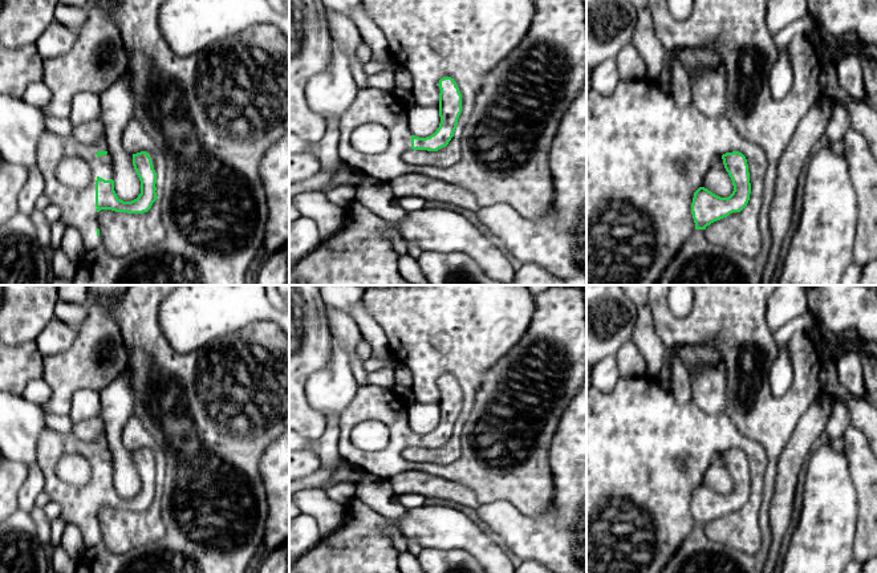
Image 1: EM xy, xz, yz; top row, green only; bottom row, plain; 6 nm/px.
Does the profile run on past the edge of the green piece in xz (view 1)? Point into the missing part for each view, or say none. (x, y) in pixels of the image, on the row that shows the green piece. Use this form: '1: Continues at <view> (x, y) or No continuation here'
1: Continues at xz (519, 64)

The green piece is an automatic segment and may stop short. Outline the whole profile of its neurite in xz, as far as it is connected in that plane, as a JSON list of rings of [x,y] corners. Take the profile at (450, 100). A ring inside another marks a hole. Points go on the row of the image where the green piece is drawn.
[[[362,0],[362,3],[370,19],[383,32],[391,60],[413,76],[411,93],[415,105],[438,107],[440,123],[430,137],[415,137],[407,126],[407,109],[391,92],[362,89],[340,118],[341,163],[382,182],[407,174],[427,175],[470,190],[480,206],[507,203],[529,220],[548,216],[555,204],[551,146],[564,114],[586,84],[585,0]],[[368,123],[378,123],[387,129],[386,151],[371,155],[352,146],[352,133]]]

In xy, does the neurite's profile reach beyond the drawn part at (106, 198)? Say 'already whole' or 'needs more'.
needs more

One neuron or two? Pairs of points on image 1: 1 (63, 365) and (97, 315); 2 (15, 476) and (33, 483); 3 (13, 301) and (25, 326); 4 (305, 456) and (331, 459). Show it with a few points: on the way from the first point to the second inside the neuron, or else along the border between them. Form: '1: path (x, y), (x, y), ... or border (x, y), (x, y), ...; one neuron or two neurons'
1: path (76, 353), (97, 332), (97, 328); one neuron
2: border (28, 467), (28, 475), (17, 495), (17, 508); two neurons
3: path (20, 308), (21, 320); one neuron
4: border (305, 448), (315, 452), (321, 463); two neurons

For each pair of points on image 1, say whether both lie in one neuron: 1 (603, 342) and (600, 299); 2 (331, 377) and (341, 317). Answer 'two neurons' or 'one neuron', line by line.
1: one neuron
2: two neurons

